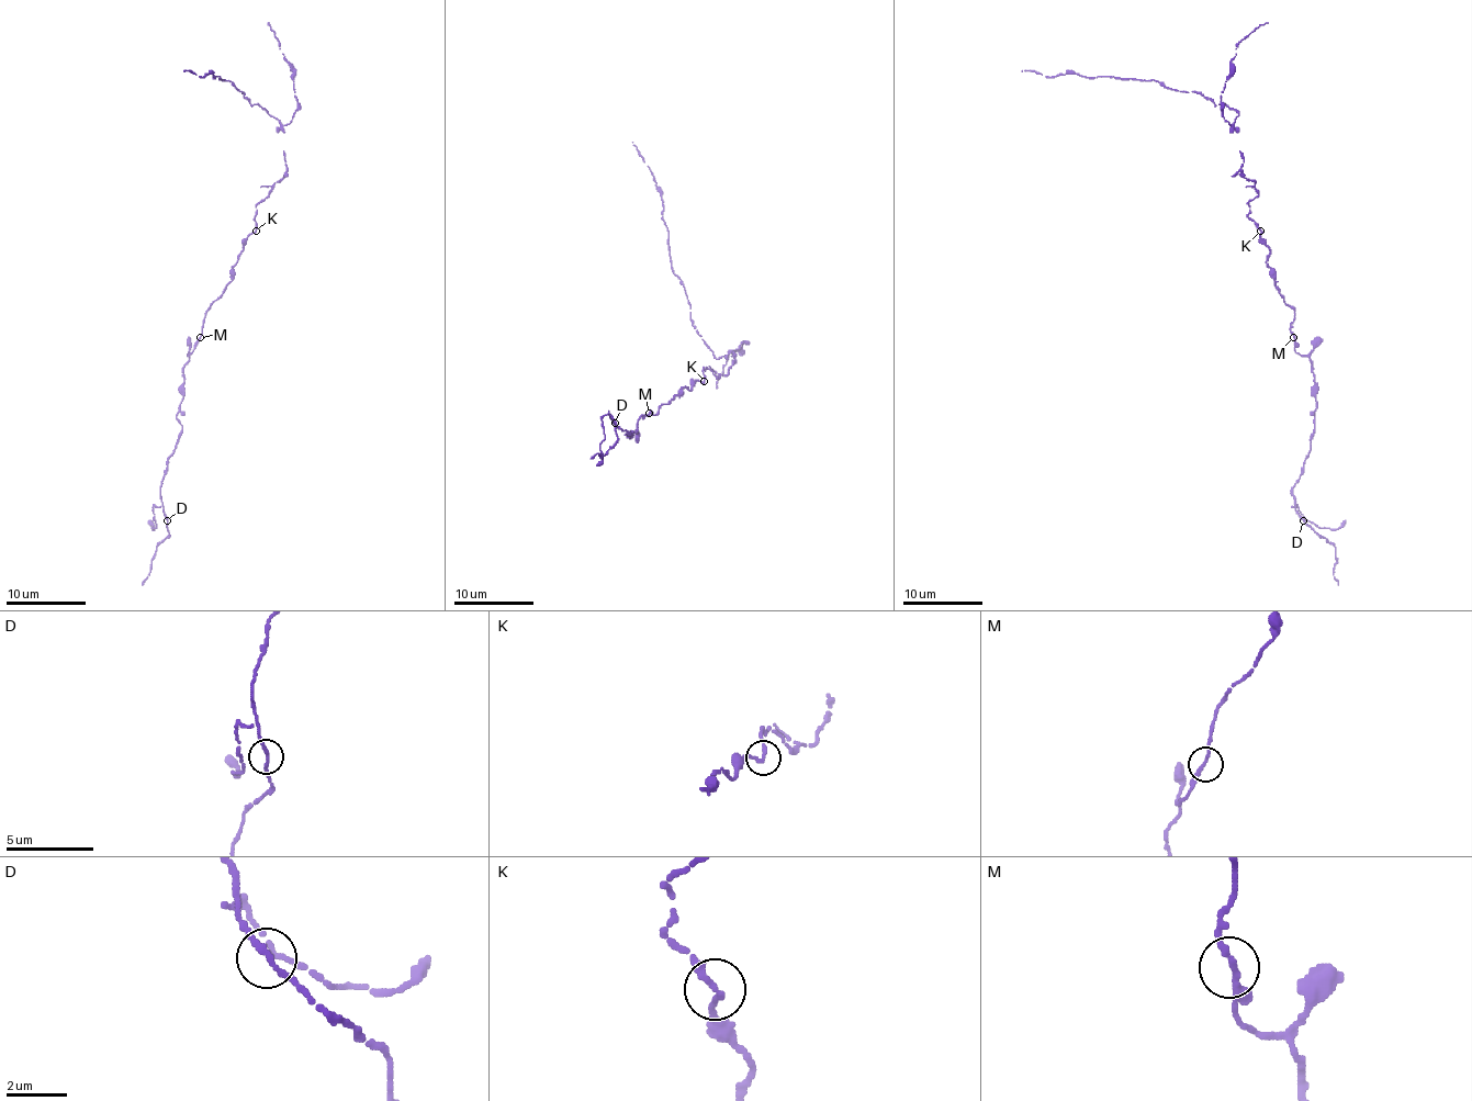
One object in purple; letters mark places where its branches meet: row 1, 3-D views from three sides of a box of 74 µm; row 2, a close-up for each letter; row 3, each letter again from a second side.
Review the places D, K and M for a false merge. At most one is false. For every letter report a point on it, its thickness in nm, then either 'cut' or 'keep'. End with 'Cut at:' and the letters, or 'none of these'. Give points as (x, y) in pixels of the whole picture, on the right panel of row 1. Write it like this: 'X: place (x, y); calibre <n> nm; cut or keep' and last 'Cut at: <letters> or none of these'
D: place (1303, 520); calibre 200 nm; keep
K: place (1260, 231); calibre 200 nm; keep
M: place (1293, 337); calibre 200 nm; keep
Cut at: none of these

